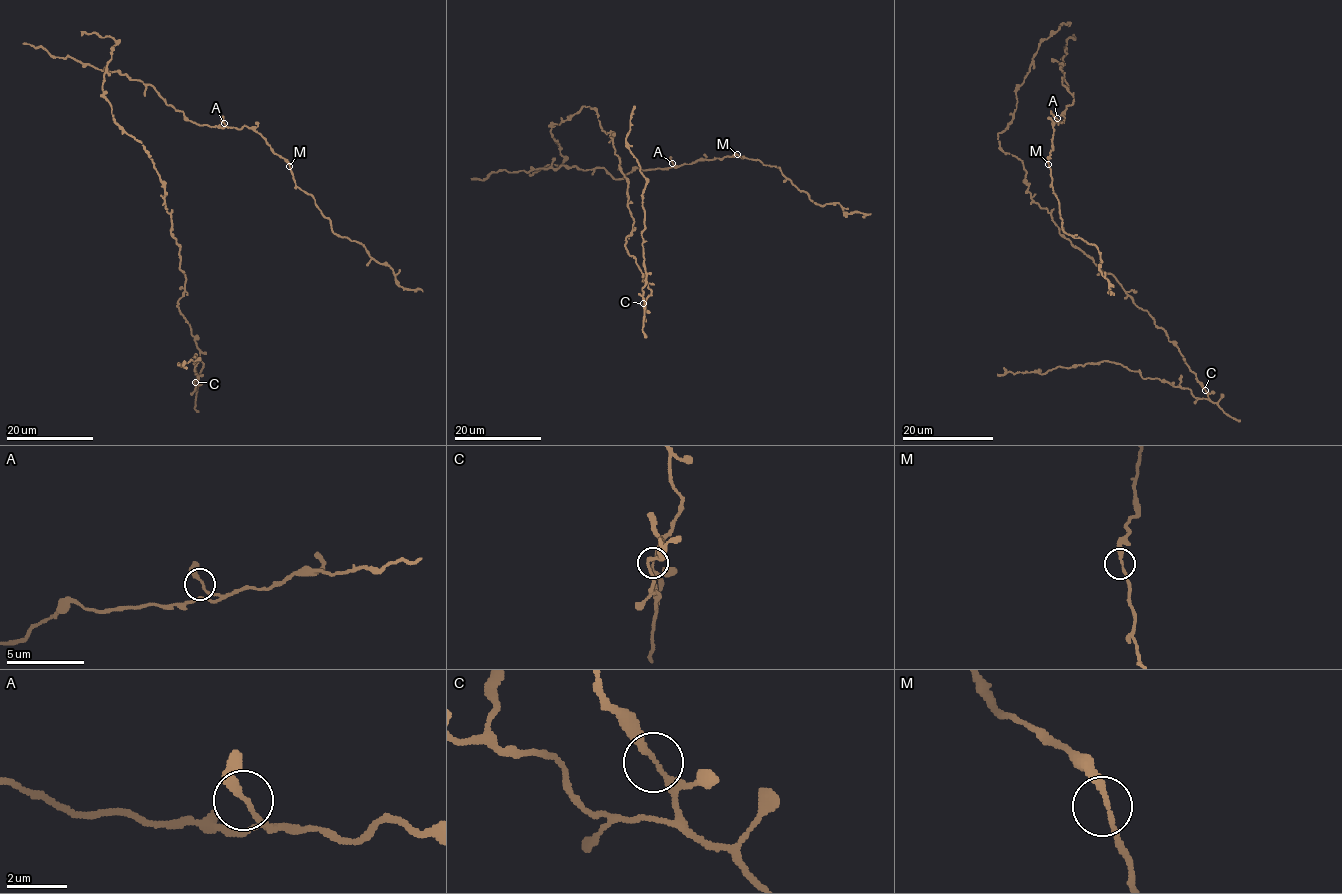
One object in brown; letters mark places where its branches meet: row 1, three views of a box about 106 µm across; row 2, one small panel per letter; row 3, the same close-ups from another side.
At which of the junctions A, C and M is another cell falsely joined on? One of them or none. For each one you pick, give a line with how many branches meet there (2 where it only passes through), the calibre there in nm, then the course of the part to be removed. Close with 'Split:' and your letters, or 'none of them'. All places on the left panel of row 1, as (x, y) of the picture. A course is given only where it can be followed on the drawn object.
Split: none of them

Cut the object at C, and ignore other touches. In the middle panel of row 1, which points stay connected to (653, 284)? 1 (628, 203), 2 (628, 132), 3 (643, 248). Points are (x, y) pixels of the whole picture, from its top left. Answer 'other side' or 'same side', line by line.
1: same side
2: other side
3: other side

